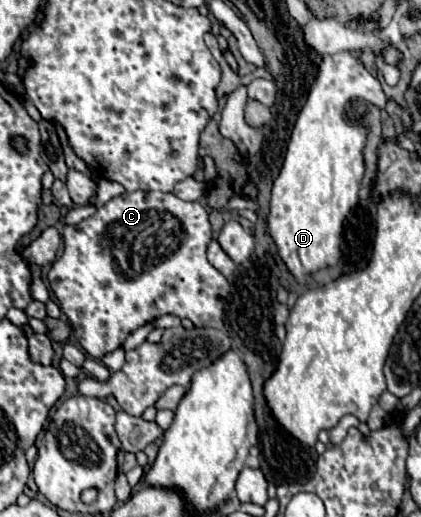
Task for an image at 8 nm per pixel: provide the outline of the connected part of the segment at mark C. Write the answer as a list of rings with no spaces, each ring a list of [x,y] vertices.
[[[137,190],[121,194],[79,224],[65,226],[65,248],[49,270],[49,286],[83,350],[93,358],[101,358],[121,348],[125,338],[139,326],[163,314],[189,318],[195,328],[223,328],[223,306],[229,294],[229,282],[207,260],[209,240],[211,224],[207,210],[199,202],[183,202],[175,194],[163,192]]]

